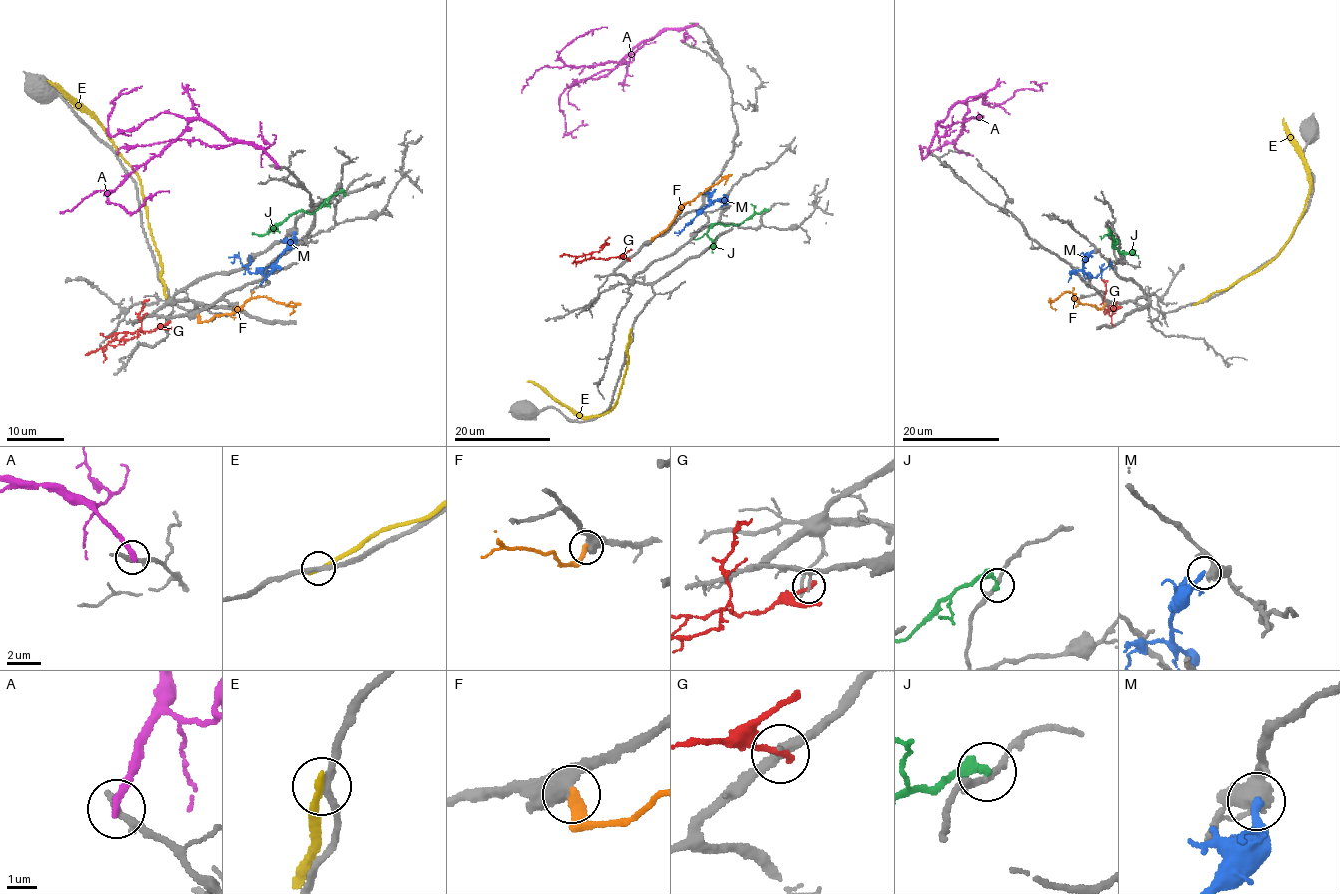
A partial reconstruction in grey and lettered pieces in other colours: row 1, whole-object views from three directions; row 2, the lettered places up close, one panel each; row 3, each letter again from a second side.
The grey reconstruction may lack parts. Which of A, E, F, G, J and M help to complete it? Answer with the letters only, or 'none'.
none

